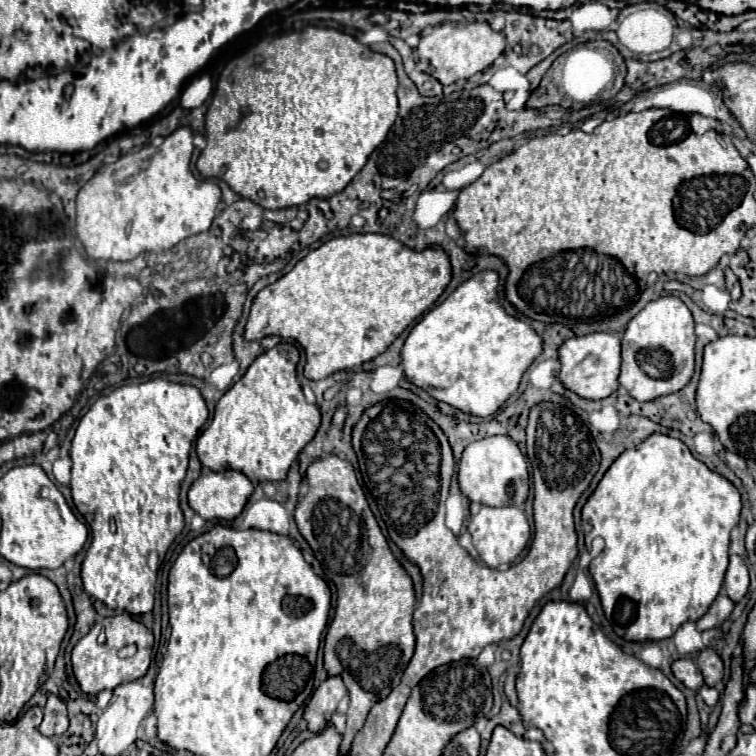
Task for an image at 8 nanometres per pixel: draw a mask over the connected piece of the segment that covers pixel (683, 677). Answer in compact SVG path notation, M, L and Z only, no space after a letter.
M679 659L671 665L673 675L691 691L697 691L703 685L703 675L699 671L699 667L691 661L691 659Z

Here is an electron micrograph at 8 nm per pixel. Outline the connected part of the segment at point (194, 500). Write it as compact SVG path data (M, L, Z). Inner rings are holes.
M205 471L189 489L189 505L207 521L233 521L241 515L253 489L253 481L241 471Z

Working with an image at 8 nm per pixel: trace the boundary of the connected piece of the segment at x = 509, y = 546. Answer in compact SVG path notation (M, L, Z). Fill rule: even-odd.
M481 507L477 515L471 517L467 525L469 533L473 535L473 545L477 547L481 559L489 567L499 567L503 563L513 563L527 547L531 539L531 527L525 517L525 511L519 507Z

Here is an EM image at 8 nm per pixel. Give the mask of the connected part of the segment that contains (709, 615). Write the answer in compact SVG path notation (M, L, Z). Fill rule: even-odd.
M719 593L719 597L713 601L713 605L709 607L709 611L697 621L697 629L699 631L705 631L705 629L715 629L715 627L721 627L721 623L725 619L729 619L731 611L733 611L735 603L725 595L725 593Z

